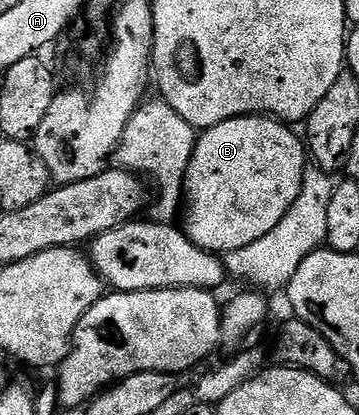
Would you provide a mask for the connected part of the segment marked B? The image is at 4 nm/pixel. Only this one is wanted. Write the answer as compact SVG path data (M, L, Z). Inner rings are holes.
M250 114L248 118L225 120L198 135L187 173L183 175L182 189L185 195L182 225L193 244L223 256L253 244L253 240L261 240L265 232L273 232L273 228L281 224L285 212L289 212L301 192L303 173L309 165L304 139L291 130L294 129L278 118Z

